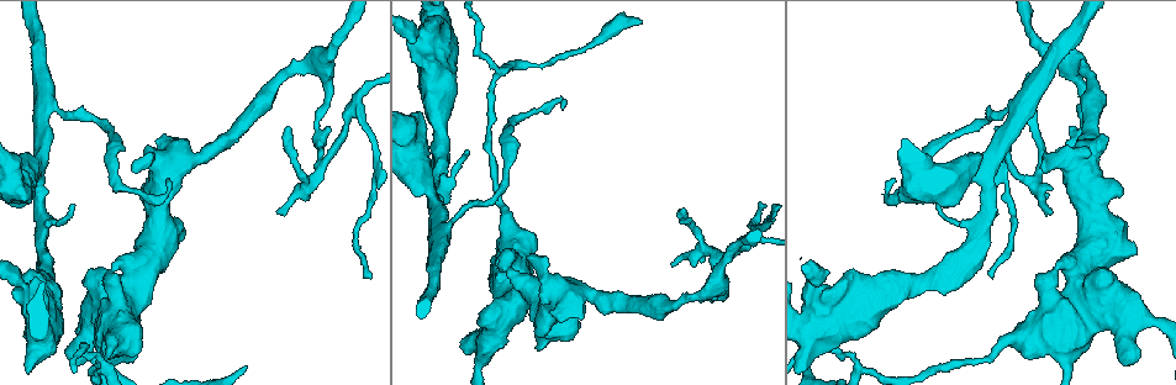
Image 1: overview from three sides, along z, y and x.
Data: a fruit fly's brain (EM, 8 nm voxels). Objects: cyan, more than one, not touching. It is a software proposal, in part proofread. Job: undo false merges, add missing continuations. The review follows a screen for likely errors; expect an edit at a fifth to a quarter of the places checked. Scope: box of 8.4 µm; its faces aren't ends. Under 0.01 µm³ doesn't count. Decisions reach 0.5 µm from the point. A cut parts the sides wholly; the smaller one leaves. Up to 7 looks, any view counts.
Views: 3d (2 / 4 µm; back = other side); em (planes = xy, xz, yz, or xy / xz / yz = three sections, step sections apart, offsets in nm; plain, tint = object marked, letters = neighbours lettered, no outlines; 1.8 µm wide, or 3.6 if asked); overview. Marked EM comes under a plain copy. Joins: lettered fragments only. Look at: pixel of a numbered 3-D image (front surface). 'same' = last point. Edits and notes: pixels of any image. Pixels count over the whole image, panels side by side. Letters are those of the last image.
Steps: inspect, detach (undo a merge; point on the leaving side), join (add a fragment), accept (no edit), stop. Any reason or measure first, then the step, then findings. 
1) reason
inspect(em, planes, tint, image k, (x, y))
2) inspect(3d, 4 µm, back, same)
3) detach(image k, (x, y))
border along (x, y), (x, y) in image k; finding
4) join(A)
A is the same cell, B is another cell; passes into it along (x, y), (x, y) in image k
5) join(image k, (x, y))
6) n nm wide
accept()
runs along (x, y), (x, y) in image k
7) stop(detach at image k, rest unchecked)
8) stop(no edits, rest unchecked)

thick end
inspect(3d, 4 µm, back, image 1, (470, 352))

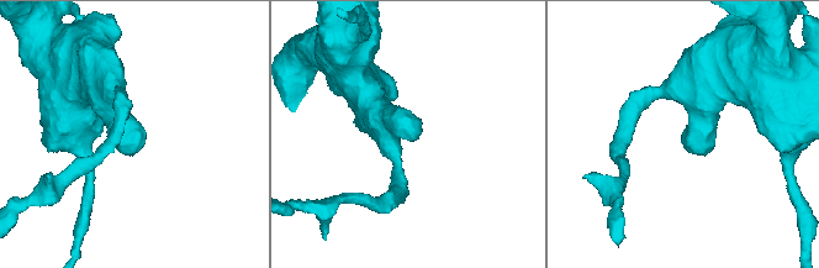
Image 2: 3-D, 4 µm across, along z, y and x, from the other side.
now the EM
inspect(em, yz, step 4, letters, image 2, (682, 139))

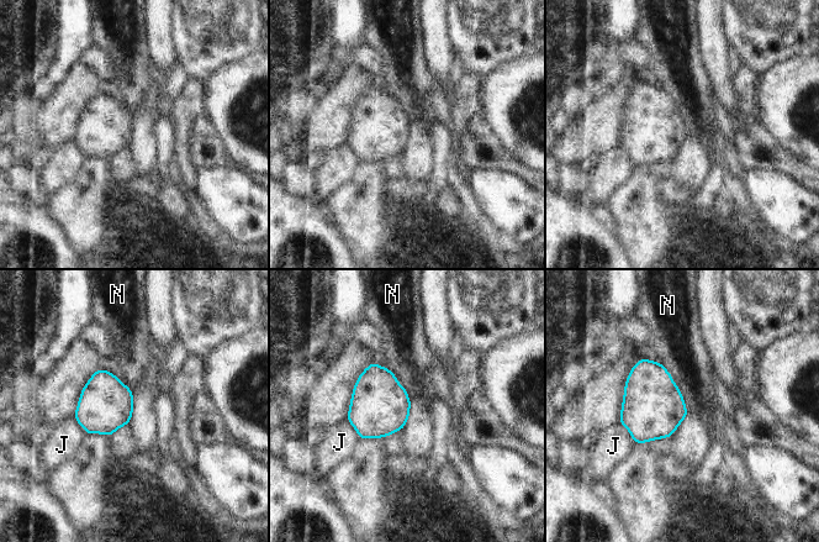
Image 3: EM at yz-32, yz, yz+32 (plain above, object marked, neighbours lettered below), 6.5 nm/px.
cut it another way
inspect(em, xz, step 8, letters, same)

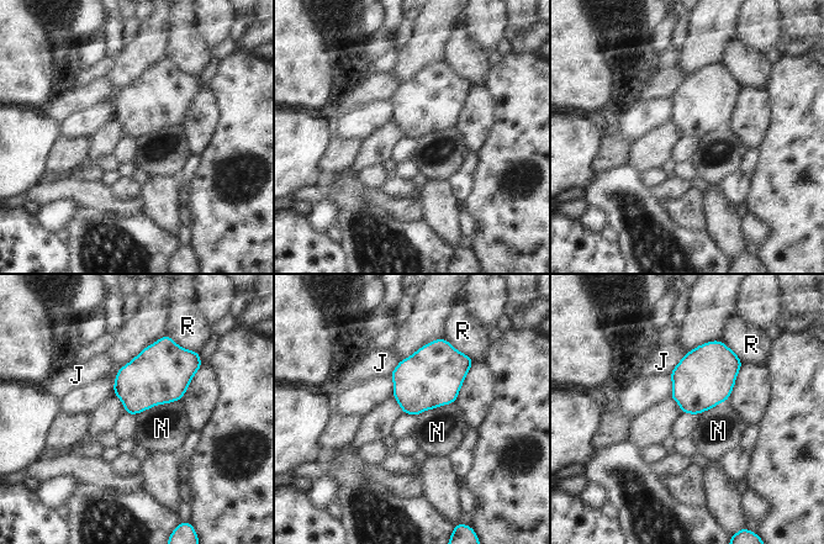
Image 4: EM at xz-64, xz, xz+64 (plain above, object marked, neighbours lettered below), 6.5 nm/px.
N touches over 320 nm
accept()
J, N and R are other cells; none of them fits

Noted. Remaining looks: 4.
end of a long branch
inspect(em, planes, letters, image 1, (638, 23))

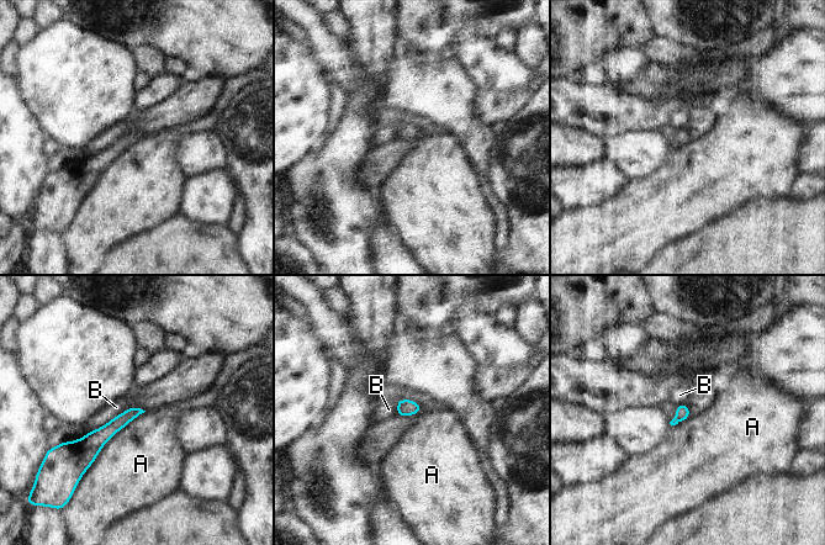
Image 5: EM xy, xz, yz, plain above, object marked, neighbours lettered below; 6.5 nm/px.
accept()
A and B are other cells; border along (144, 411), (104, 445), (80, 479) in image 5; none of them fits

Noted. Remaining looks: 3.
abrupt turn
inspect(em, planes, letters, image 1, (318, 162))

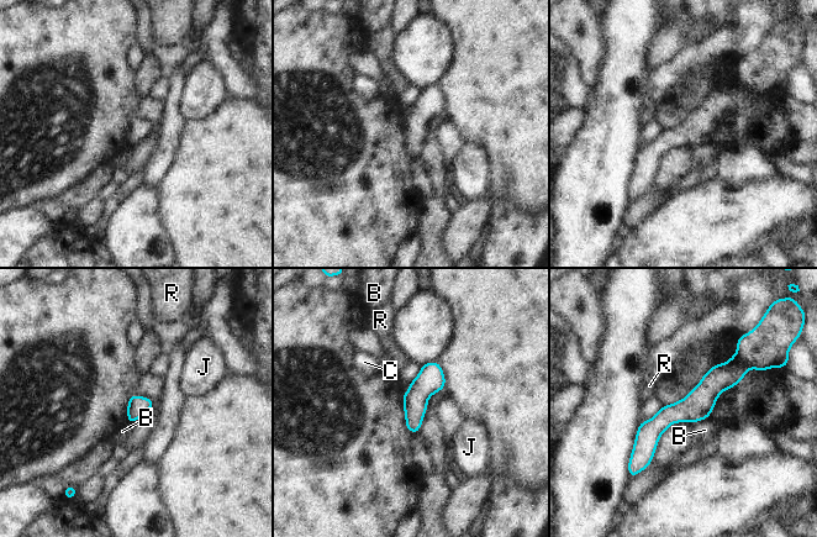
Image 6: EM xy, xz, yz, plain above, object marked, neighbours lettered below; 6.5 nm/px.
140 nm wide
detach(image 6, (725, 375))
B, C, J and R are other cells; a second neuron is stuck on

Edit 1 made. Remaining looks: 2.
stop(detach at image 6, rest unchecked)

